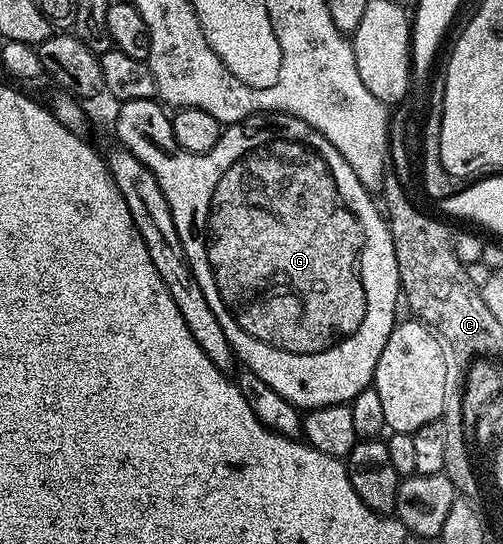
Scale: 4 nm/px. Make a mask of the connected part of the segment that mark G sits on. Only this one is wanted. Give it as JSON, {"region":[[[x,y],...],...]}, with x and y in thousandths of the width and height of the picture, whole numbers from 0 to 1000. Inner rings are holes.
{"region":[[[256,182],[235,195],[237,210],[229,215],[229,252],[239,268],[254,274],[320,336],[320,351],[328,357],[328,373],[336,373],[336,388],[344,395],[344,410],[352,417],[352,432],[360,439],[360,454],[376,476],[376,491],[384,506],[392,506],[392,520],[400,520],[400,535],[431,579],[431,594],[439,594],[439,608],[447,608],[447,623],[455,623],[459,642],[477,665],[491,669],[491,678],[515,700],[525,700],[551,728],[579,744],[588,744],[594,756],[646,748],[648,744],[688,744],[696,741],[718,719],[726,719],[746,697],[750,660],[757,660],[757,645],[765,645],[765,631],[789,596],[785,566],[797,561],[797,533],[791,509],[789,472],[783,467],[781,439],[775,425],[761,426],[761,465],[750,472],[722,472],[726,461],[726,417],[706,392],[706,384],[690,381],[690,369],[674,366],[674,340],[654,333],[646,311],[638,303],[634,285],[606,281],[630,274],[626,267],[610,267],[610,259],[583,256],[567,259],[567,252],[583,248],[622,248],[624,235],[614,233],[598,219],[573,208],[505,208],[483,222],[453,230],[443,239],[439,256],[431,256],[431,270],[423,278],[406,281],[378,281],[362,274],[344,256],[340,215],[330,208],[326,195],[308,182]],[[614,314],[634,314],[634,358],[618,355],[618,340],[602,340],[602,325]]]}

